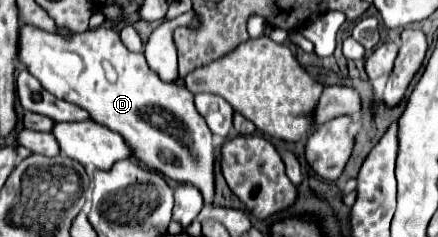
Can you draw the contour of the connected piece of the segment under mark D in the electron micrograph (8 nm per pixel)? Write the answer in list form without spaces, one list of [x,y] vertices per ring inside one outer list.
[[[31,24],[21,26],[19,30],[19,60],[27,66],[27,70],[45,86],[47,92],[55,94],[61,100],[77,104],[89,110],[91,120],[109,126],[117,134],[121,134],[129,146],[135,146],[135,158],[145,162],[149,168],[159,170],[167,178],[177,182],[193,184],[201,190],[205,204],[213,200],[213,134],[203,122],[201,114],[193,104],[193,94],[181,84],[163,82],[145,62],[143,54],[131,54],[121,38],[119,32],[111,28],[99,26],[97,30],[87,30],[83,34],[59,36],[39,30]]]

